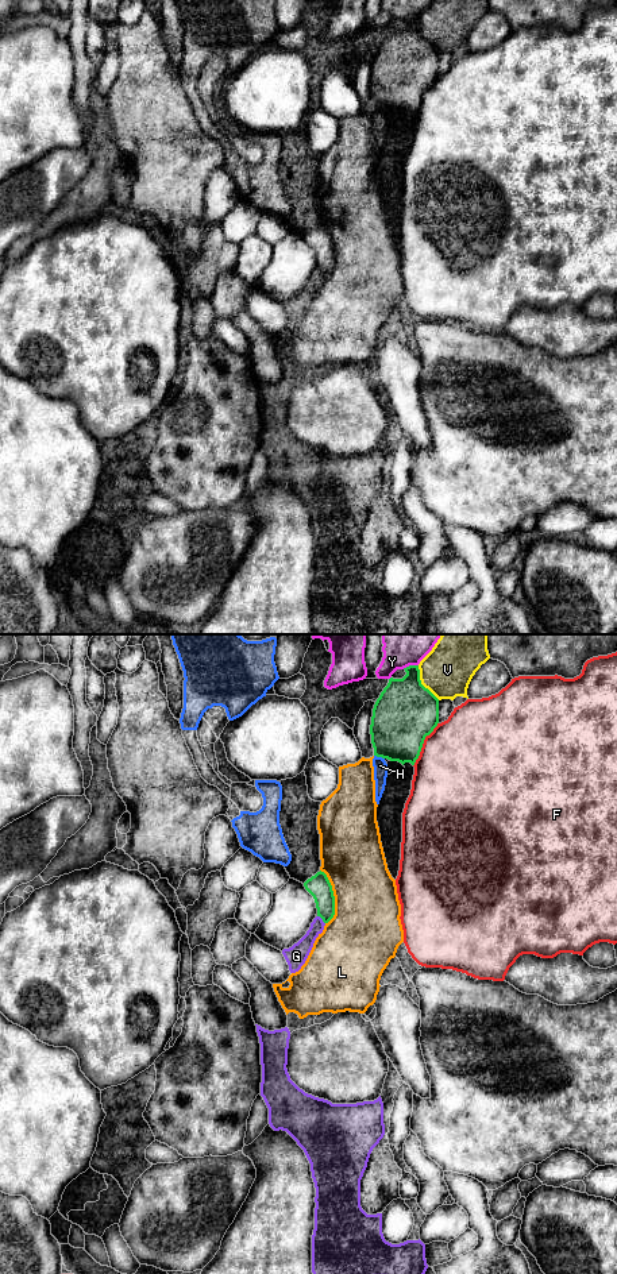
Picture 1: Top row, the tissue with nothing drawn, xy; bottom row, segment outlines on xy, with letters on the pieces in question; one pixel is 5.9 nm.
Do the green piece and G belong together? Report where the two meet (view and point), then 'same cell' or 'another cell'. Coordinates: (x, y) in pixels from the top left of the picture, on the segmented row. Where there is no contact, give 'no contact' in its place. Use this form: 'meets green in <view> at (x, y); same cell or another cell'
meets green in xy at (322, 918); another cell

